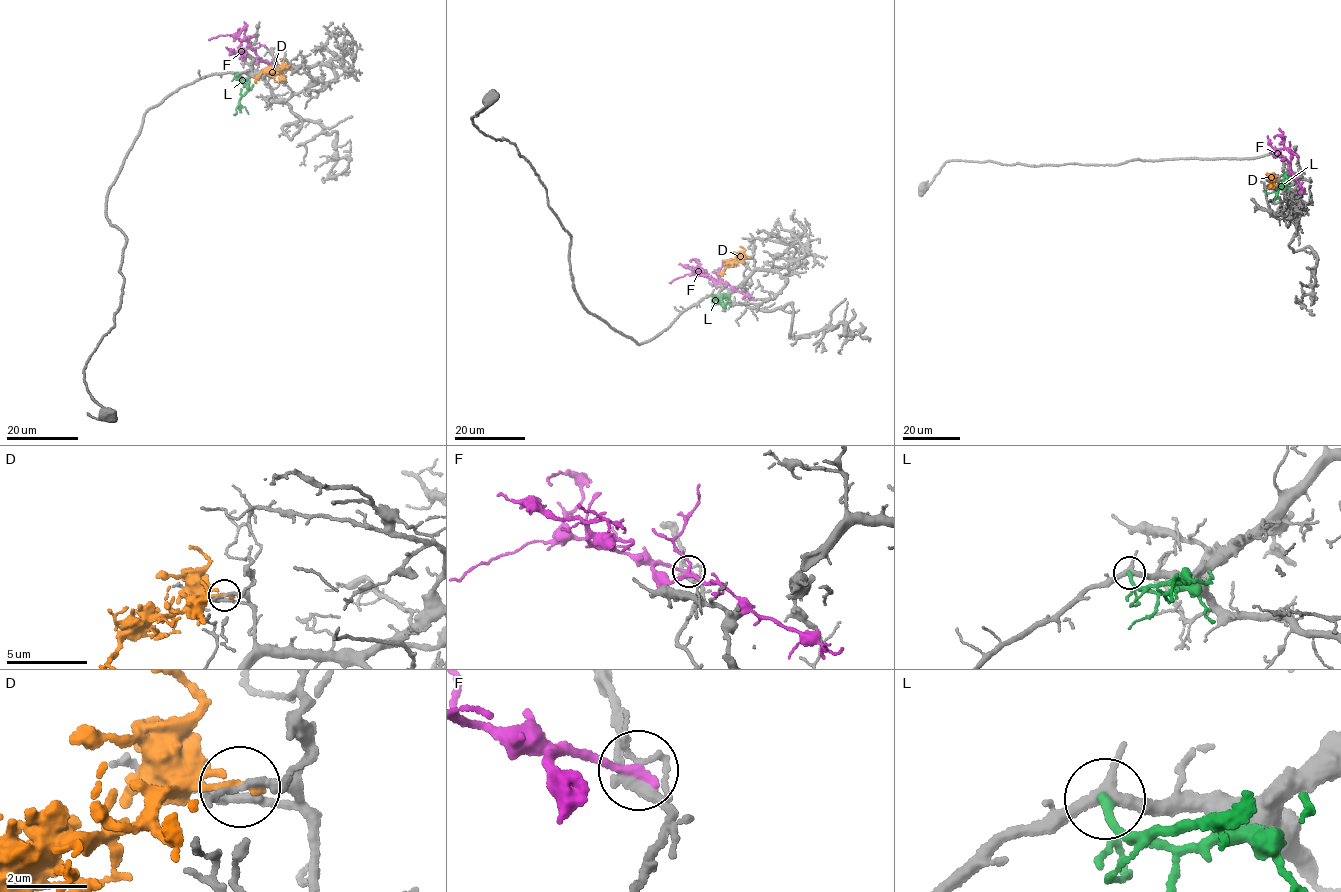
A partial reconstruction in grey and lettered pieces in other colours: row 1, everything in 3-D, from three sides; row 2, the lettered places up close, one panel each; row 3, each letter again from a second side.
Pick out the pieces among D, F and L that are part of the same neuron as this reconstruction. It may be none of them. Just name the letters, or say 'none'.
L

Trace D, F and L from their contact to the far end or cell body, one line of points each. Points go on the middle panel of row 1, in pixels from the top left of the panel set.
D: (747, 257), (729, 262), (723, 275)
F: (720, 280), (713, 279), (715, 282), (727, 283), (749, 297)
L: (712, 294), (715, 299), (725, 296), (721, 304), (711, 295)

